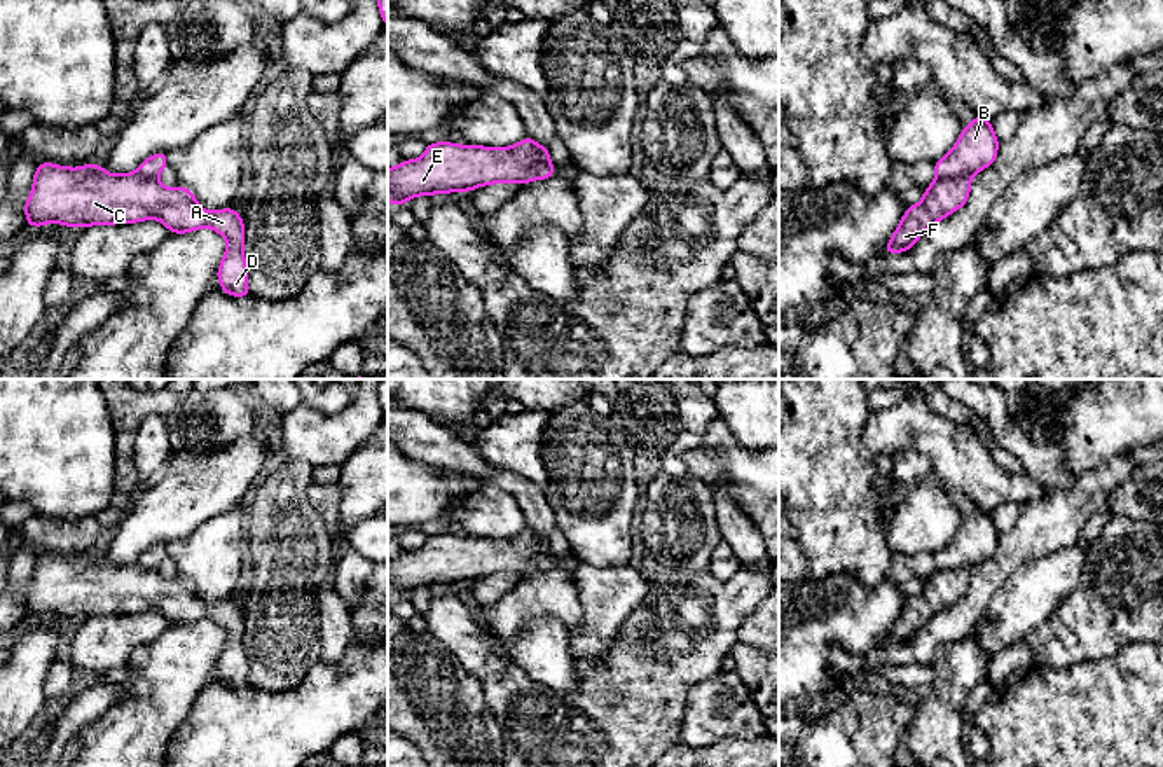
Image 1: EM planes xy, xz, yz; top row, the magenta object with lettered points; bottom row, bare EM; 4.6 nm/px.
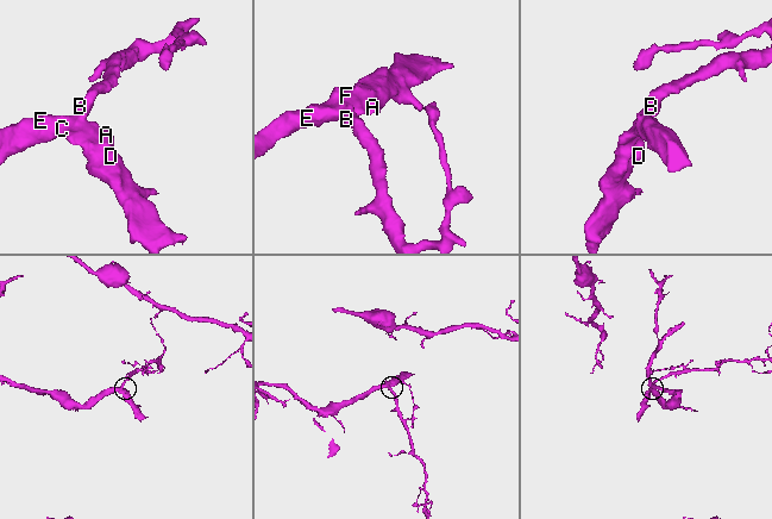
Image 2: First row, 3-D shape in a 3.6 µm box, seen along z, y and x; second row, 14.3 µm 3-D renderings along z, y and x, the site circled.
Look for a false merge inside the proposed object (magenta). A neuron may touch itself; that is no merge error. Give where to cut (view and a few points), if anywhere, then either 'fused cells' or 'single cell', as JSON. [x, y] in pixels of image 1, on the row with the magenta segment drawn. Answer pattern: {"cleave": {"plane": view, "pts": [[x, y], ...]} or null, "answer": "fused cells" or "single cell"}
{"cleave": {"plane": "yz", "pts": [[970, 175], [936, 179]]}, "answer": "fused cells"}

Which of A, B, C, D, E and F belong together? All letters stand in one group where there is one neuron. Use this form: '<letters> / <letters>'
A C D E F / B

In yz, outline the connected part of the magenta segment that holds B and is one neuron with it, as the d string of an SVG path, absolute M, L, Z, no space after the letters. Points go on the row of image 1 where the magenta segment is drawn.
M976 115L964 126L952 150L934 162L934 175L936 178L973 176L995 161L997 150L999 140L990 121Z

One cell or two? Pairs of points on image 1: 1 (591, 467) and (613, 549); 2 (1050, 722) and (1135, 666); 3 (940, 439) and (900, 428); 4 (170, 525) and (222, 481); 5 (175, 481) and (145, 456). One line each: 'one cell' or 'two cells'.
1: one cell
2: one cell
3: one cell
4: one cell
5: two cells

